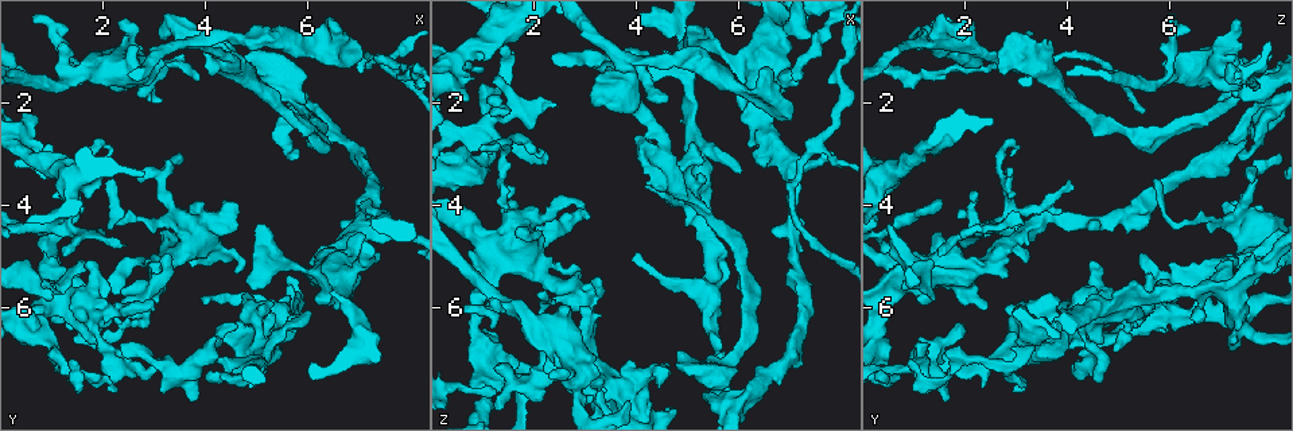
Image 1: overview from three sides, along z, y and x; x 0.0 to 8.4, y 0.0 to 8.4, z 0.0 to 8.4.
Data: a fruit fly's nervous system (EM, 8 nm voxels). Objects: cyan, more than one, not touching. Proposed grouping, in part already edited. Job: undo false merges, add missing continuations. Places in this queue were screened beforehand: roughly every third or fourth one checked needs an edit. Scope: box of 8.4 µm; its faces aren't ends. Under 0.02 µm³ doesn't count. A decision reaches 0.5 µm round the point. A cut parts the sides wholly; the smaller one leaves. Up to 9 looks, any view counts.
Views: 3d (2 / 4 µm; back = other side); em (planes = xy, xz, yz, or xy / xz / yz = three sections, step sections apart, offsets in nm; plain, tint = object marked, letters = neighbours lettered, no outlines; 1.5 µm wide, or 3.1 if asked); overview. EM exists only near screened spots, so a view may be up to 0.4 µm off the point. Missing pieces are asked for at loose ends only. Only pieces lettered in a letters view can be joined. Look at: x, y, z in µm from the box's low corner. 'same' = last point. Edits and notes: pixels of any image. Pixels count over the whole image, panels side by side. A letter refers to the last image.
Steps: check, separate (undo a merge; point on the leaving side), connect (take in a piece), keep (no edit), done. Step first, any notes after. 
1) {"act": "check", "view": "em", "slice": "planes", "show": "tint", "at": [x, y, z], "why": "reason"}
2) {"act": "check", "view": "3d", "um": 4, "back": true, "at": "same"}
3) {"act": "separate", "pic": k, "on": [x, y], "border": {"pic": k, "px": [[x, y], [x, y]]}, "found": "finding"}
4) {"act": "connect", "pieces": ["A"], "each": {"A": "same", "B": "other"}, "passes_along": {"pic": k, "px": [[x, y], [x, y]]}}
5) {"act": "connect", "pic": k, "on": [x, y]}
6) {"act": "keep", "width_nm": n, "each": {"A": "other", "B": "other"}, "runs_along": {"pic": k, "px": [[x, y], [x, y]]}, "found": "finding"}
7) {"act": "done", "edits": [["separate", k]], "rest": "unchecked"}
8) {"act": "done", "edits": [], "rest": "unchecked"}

{"act": "check", "view": "em", "slice": "planes", "show": "tint", "at": [4.35, 1.10, 2.40], "why": "thick turns thin"}

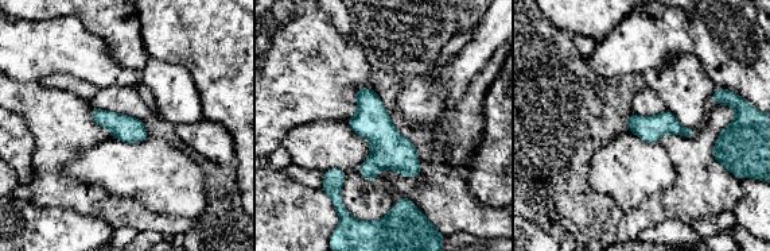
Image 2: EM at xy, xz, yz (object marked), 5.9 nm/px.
{"act": "check", "view": "em", "slice": "planes", "show": "letters", "at": "same"}

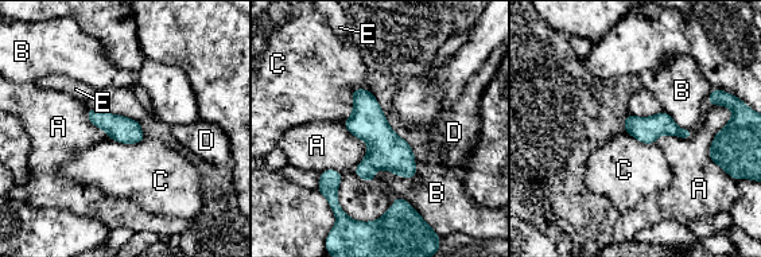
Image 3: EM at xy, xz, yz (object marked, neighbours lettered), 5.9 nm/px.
{"act": "keep", "each": {"A": "other", "B": "other", "C": "other", "D": "other", "E": "other"}, "border": {"pic": 3, "px": [[369, 90], [352, 92], [342, 124]]}, "found": "continuous, no second cell"}

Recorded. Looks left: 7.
{"act": "check", "view": "3d", "um": 4, "back": true, "at": [1.45, 3.55, 4.10], "why": "tapers out"}

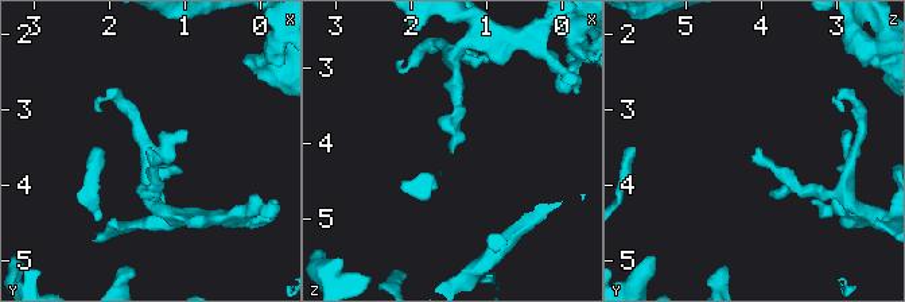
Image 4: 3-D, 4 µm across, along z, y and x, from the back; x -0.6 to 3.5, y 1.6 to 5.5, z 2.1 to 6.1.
{"act": "check", "view": "em", "slice": "xy", "step": 4, "show": "plain", "at": [1.50, 3.50, 4.05]}

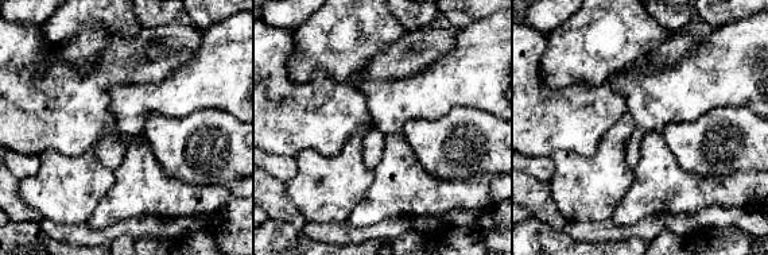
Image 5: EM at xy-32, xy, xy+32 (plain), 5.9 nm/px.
{"act": "check", "view": "em", "slice": "xy", "step": 4, "show": "letters", "at": "same"}

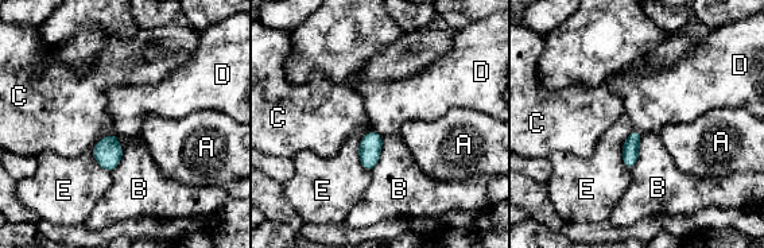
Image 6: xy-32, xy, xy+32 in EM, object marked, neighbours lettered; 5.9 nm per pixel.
{"act": "keep", "each": {"A": "other", "B": "other", "C": "other", "D": "other", "E": "other"}, "found": "no lettered piece goes on from it"}

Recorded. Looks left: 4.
{"act": "check", "view": "3d", "um": 4, "at": [2.40, 4.70, 2.05], "why": "branch stops here"}

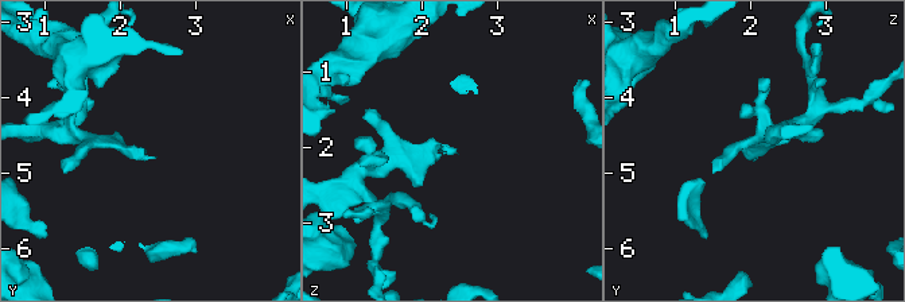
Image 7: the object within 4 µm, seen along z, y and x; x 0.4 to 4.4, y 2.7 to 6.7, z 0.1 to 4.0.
{"act": "check", "view": "em", "slice": "yz", "step": 4, "show": "letters", "at": [2.45, 4.75, 2.10], "why": "shape alone is not enough"}

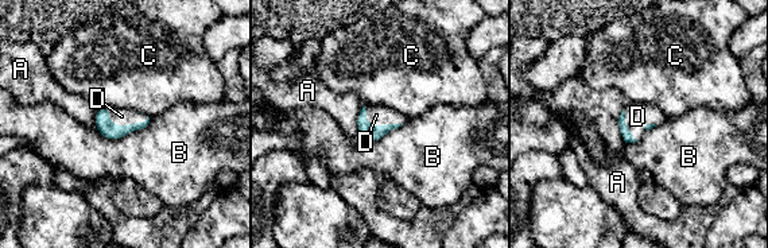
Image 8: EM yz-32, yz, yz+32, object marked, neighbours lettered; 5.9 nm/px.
{"act": "check", "view": "em", "slice": "xz", "step": 4, "show": "letters", "at": "same"}

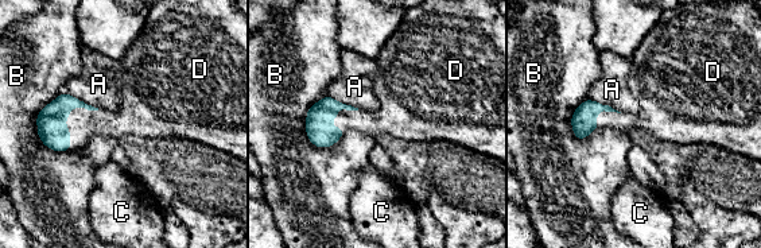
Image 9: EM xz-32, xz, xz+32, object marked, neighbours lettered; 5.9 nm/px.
{"act": "connect", "pieces": ["D"], "each": {"A": "other", "B": "other", "C": "other", "D": "same"}, "passes_along": {"pic": 9, "px": [[51, 130], [69, 113], [82, 124]]}, "found": "the cell continues"}

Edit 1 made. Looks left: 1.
{"act": "done", "edits": [["connect", 9]], "rest": "unchecked"}

